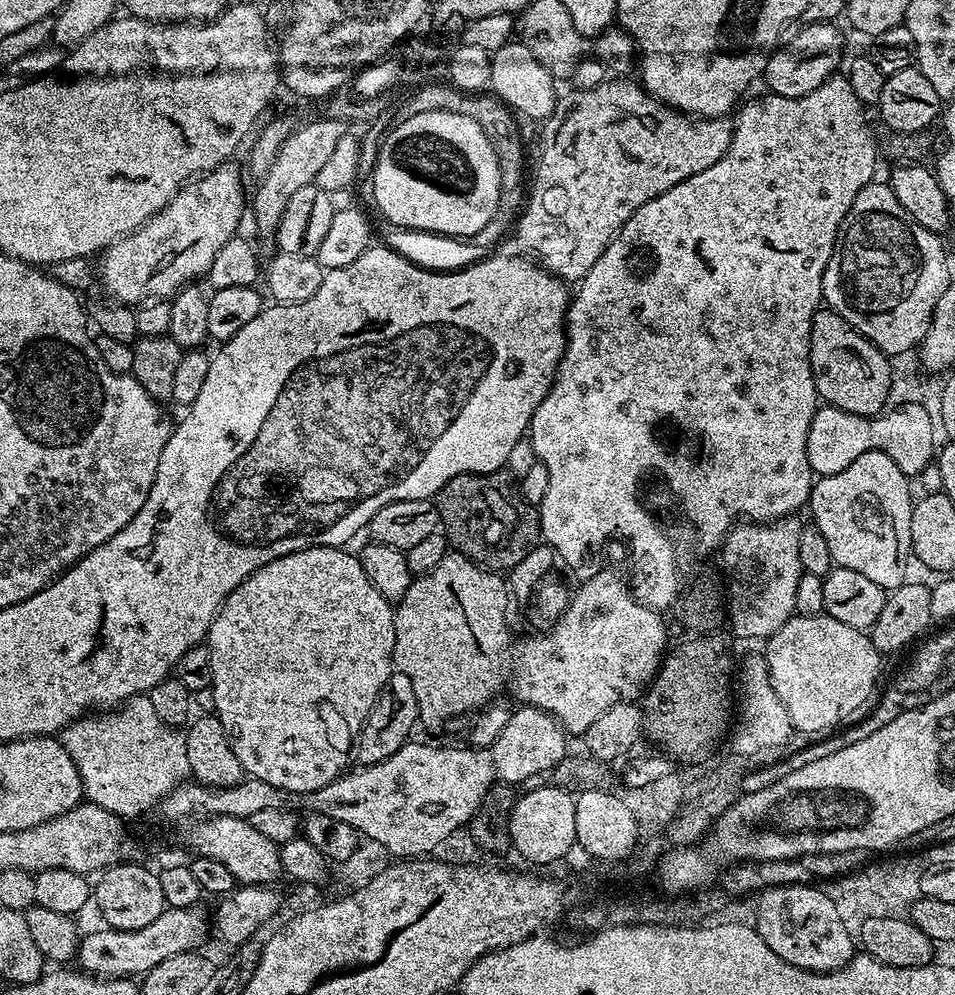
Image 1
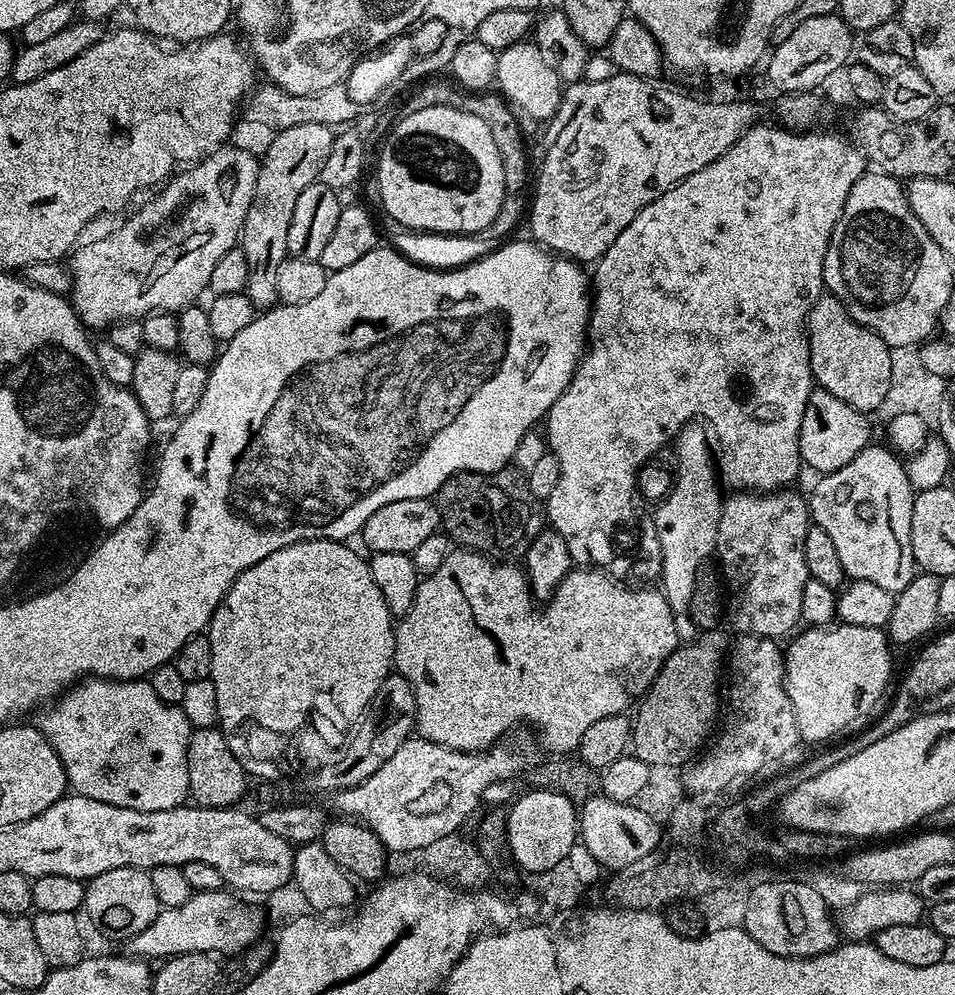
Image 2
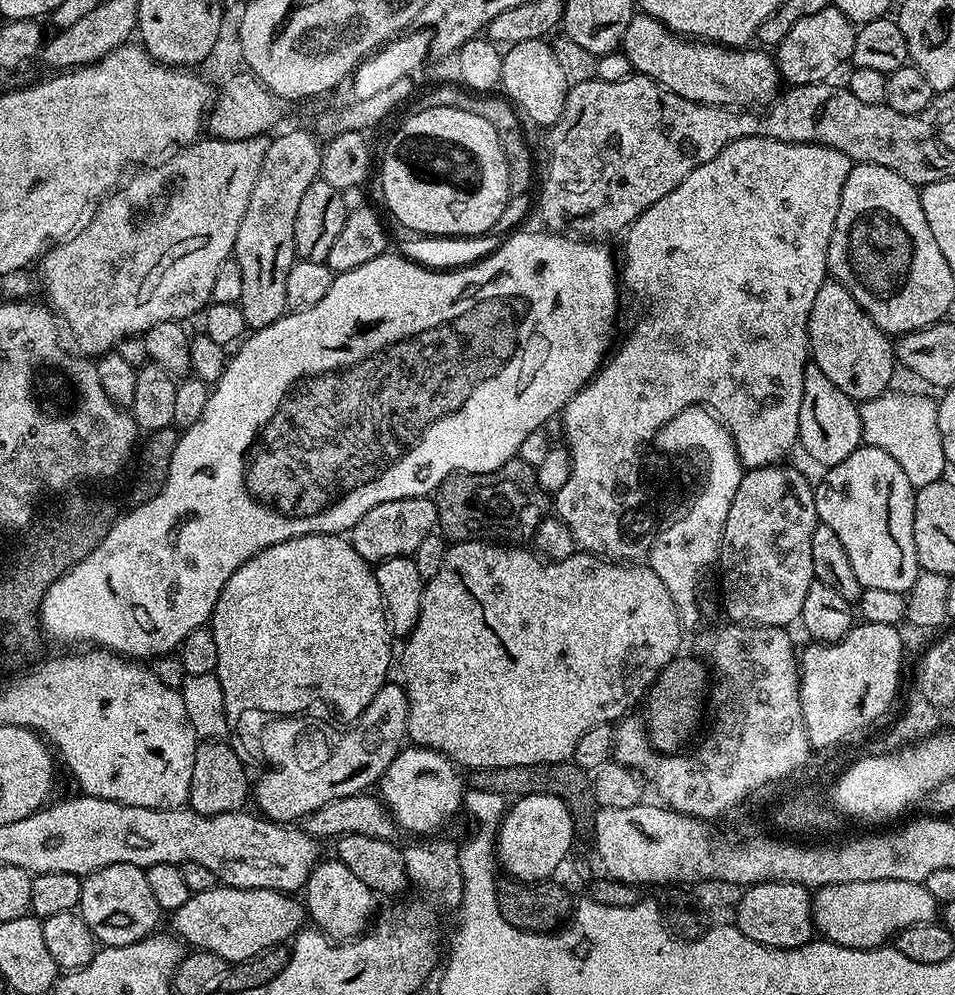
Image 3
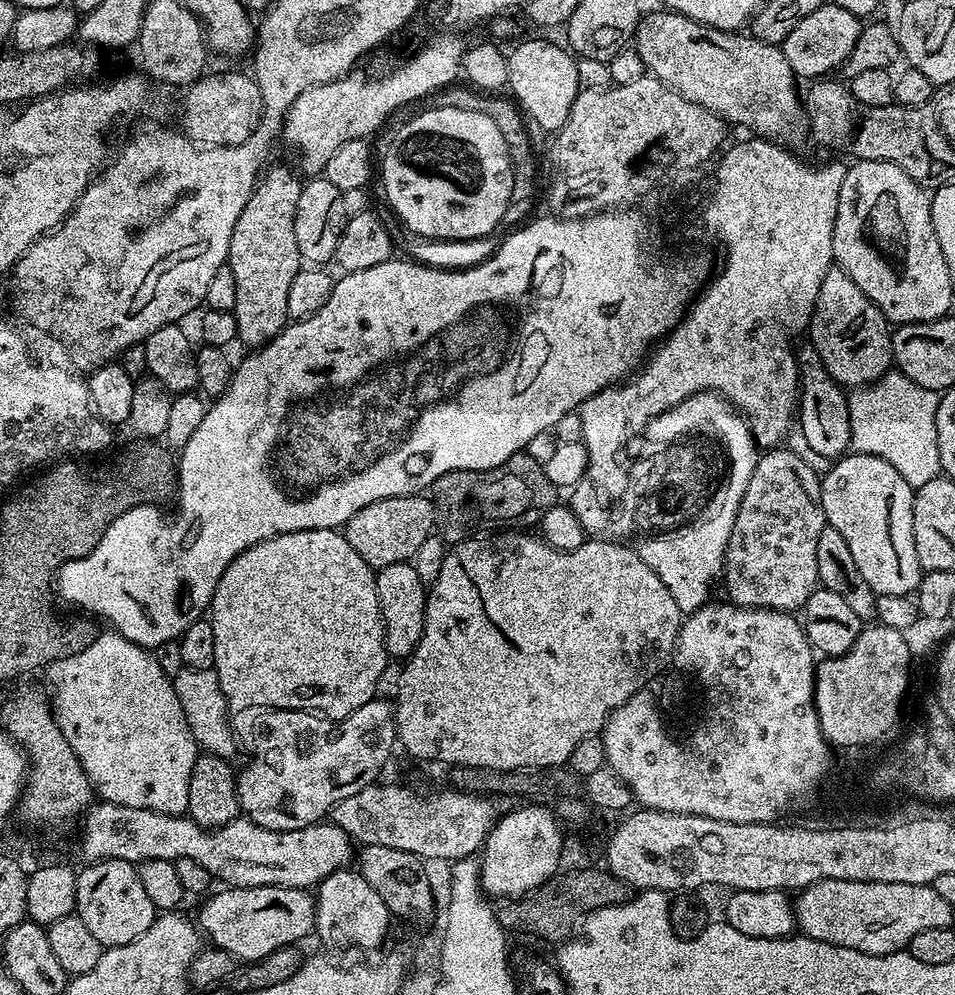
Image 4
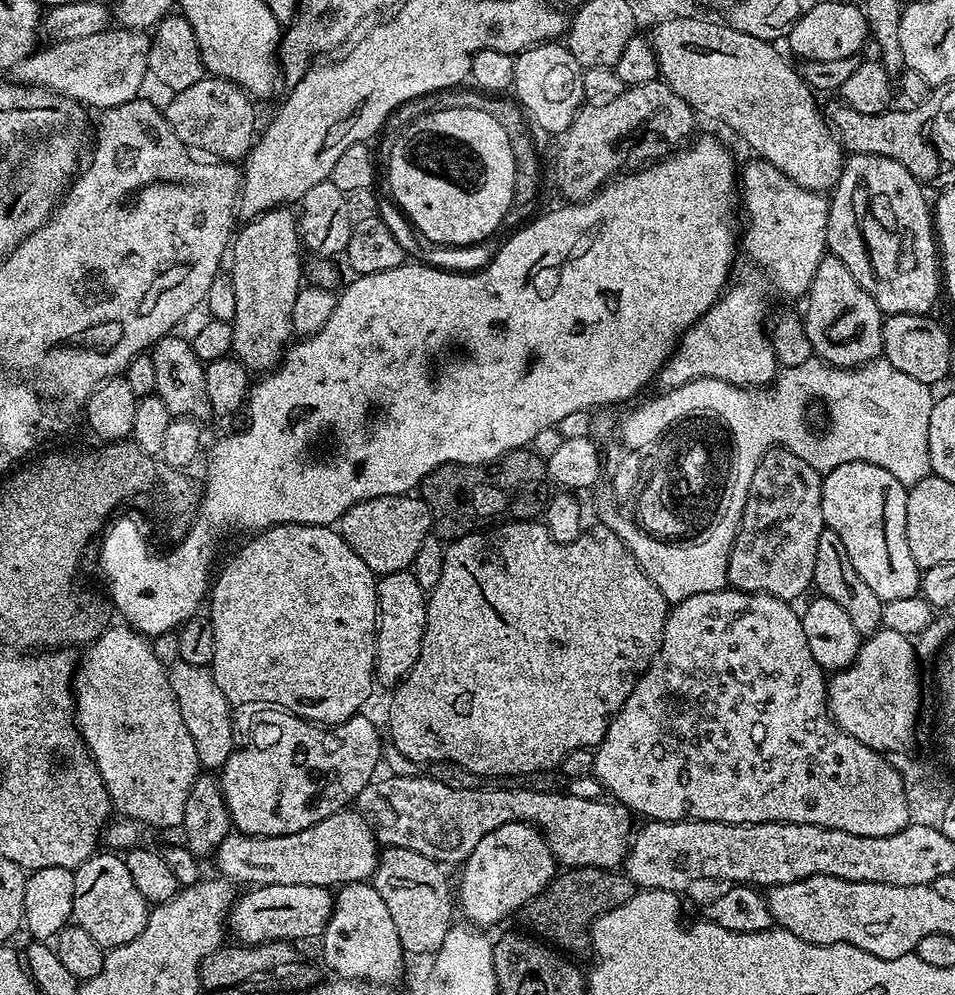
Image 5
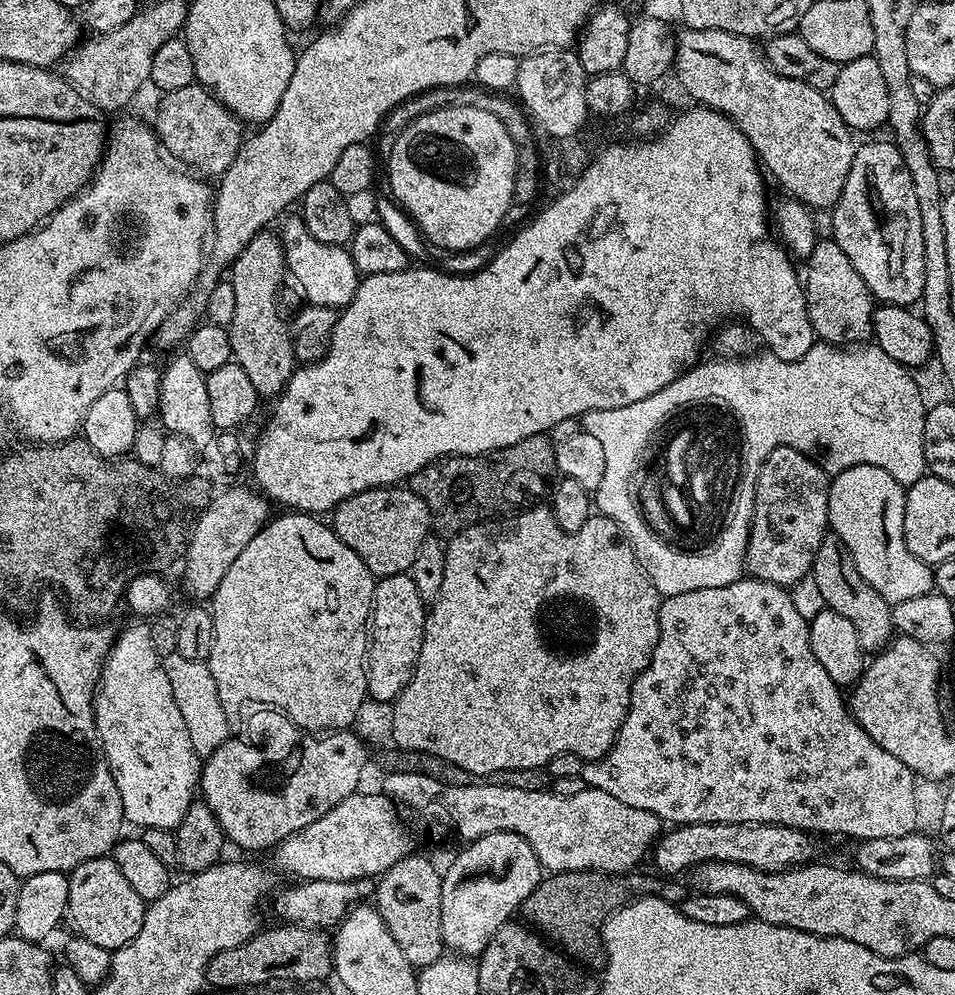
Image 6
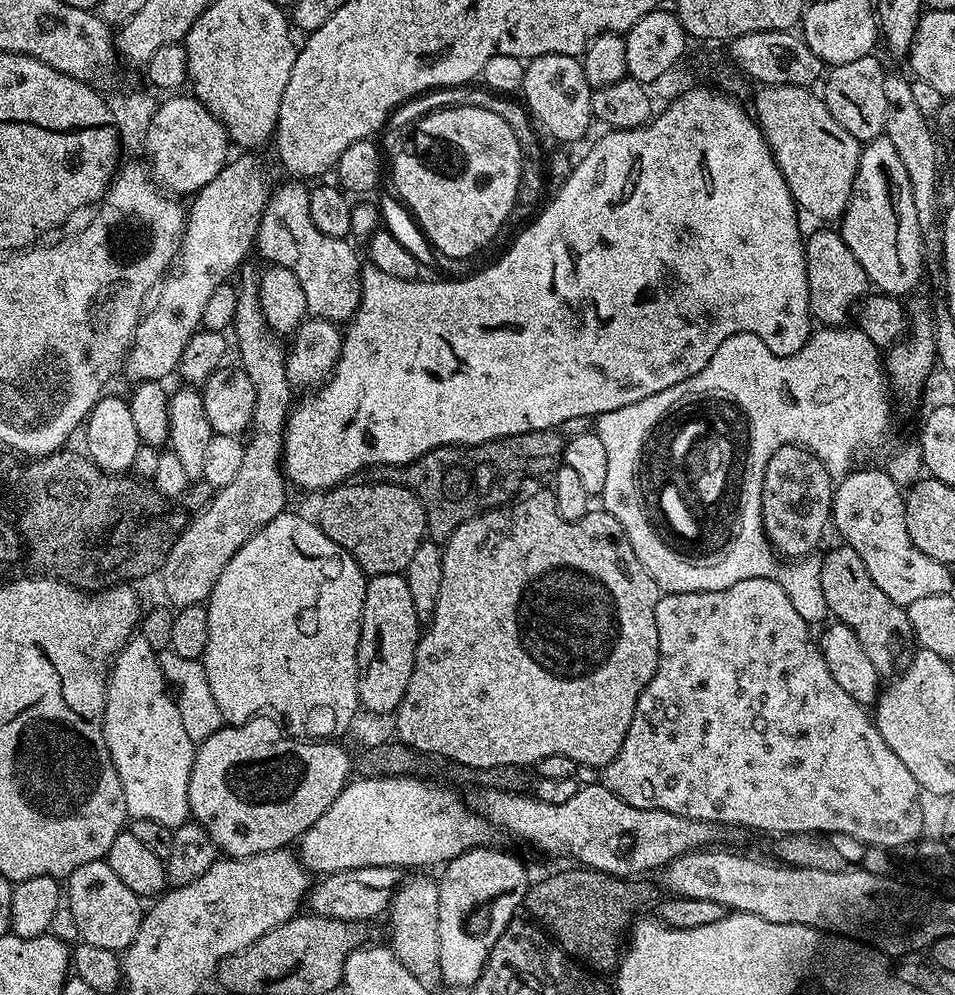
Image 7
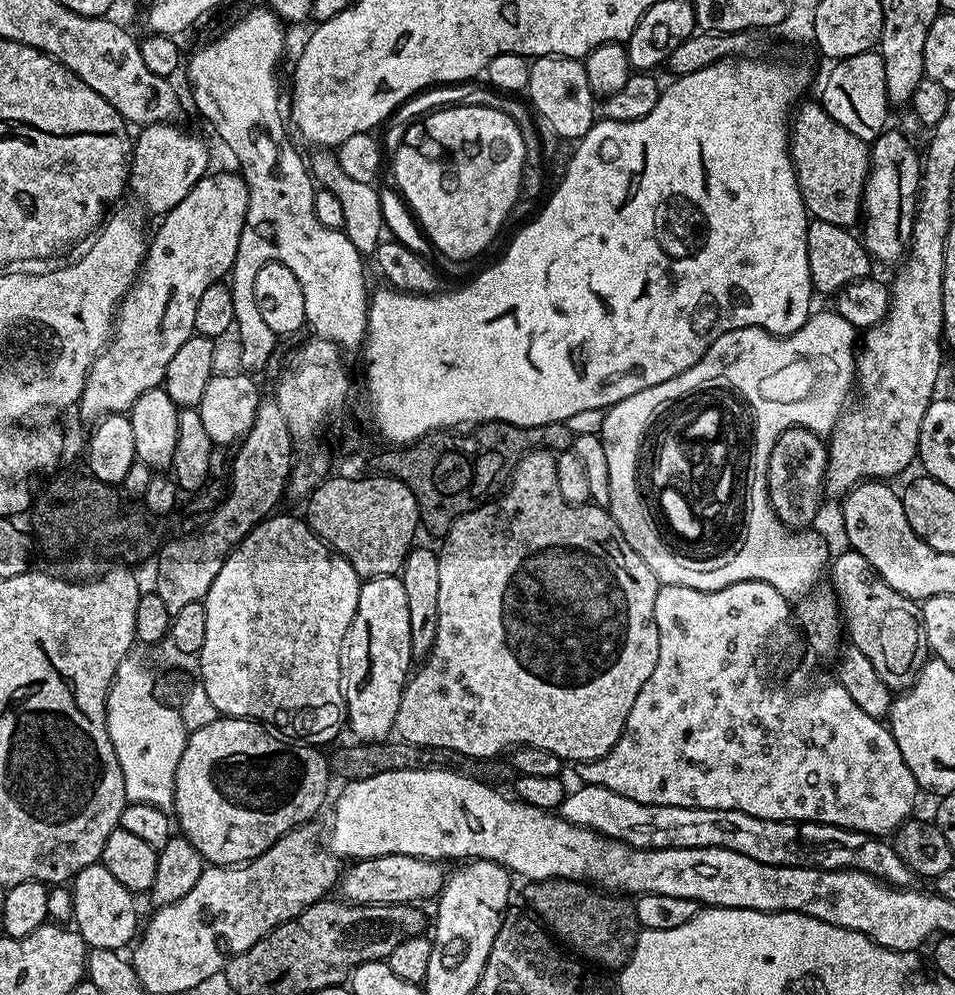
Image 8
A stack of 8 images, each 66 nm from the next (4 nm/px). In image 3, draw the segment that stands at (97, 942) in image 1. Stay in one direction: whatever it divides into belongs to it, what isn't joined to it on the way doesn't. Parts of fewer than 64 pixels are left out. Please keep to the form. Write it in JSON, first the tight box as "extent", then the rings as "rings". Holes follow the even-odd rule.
{"extent":[170,886,306,966],"rings":[[[217,886],[205,892],[193,892],[186,906],[171,913],[170,920],[171,931],[185,945],[218,954],[218,958],[233,966],[255,960],[268,949],[282,945],[283,940],[291,941],[305,927],[306,908],[289,893],[275,892],[272,888]]]}

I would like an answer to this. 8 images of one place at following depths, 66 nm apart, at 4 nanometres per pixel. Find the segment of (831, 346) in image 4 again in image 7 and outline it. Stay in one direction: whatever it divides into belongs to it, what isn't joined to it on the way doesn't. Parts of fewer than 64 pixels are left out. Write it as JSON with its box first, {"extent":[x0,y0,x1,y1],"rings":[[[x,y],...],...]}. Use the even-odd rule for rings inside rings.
{"extent":[804,226,870,326],"rings":[[[820,226],[817,232],[807,233],[804,241],[806,278],[808,279],[808,307],[815,319],[824,326],[844,326],[849,323],[854,309],[865,296],[870,285],[862,262],[854,256],[850,246],[832,226]]]}

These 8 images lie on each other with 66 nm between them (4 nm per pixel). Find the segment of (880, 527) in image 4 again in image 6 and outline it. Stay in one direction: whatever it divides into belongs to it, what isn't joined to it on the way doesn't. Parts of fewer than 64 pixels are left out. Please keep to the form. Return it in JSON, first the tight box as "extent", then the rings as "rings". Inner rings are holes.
{"extent":[828,464,934,604],"rings":[[[848,464],[837,476],[831,477],[828,485],[828,526],[831,535],[838,537],[850,550],[850,558],[854,558],[854,566],[858,566],[858,574],[882,594],[889,604],[906,602],[906,598],[918,598],[922,594],[933,591],[934,572],[929,565],[923,564],[910,550],[904,541],[902,518],[904,517],[905,485],[900,484],[886,470],[869,464]]]}

